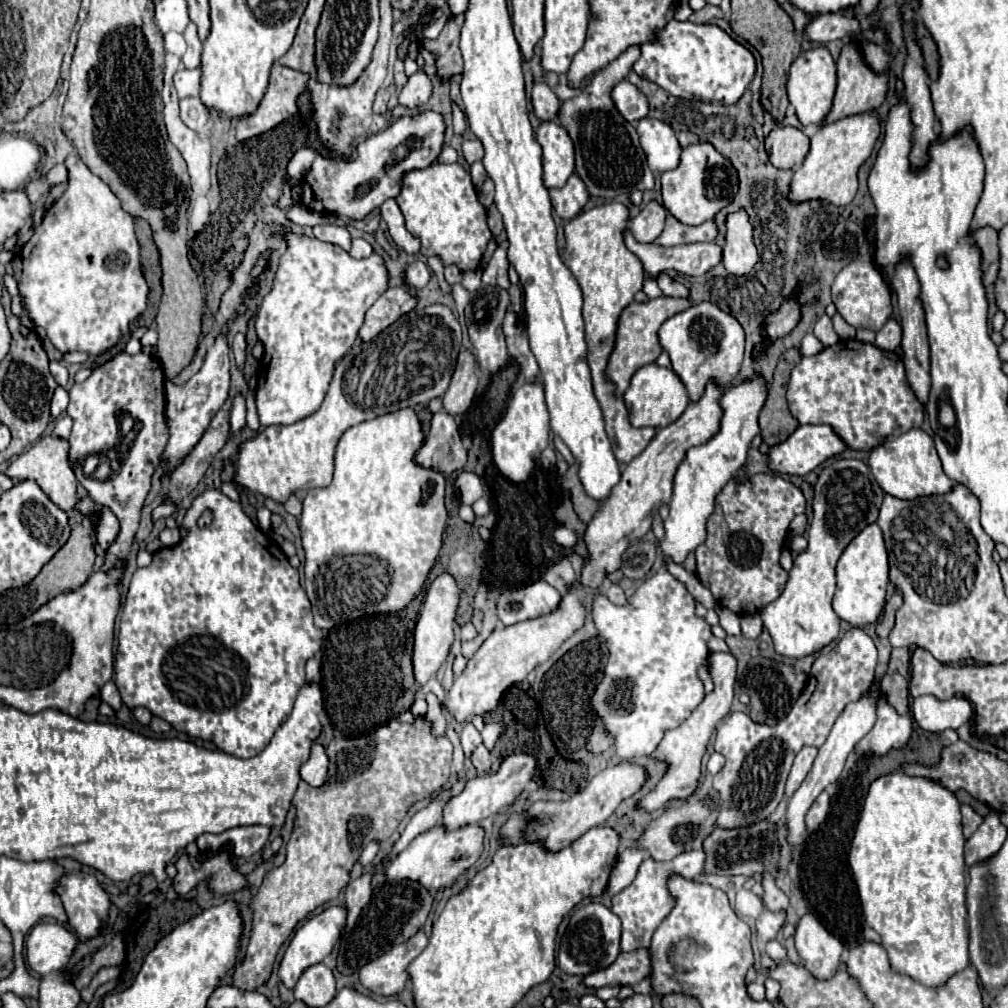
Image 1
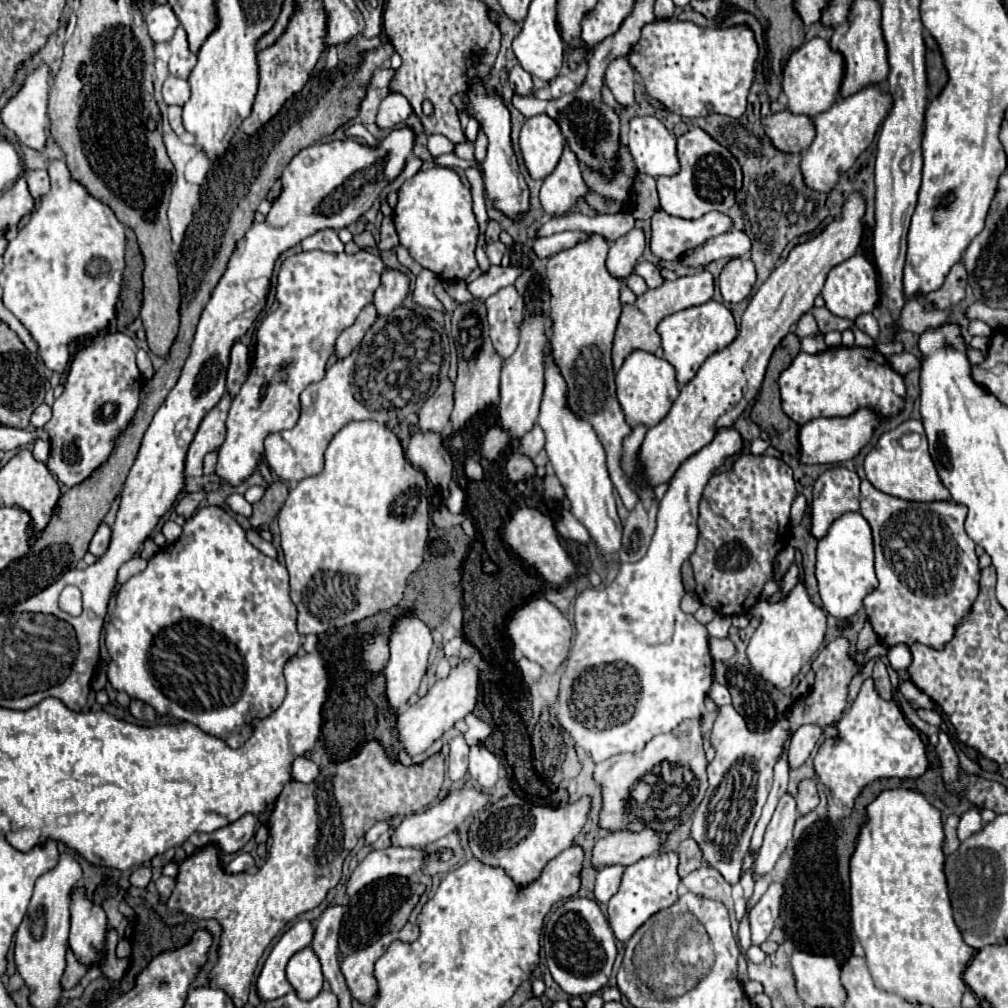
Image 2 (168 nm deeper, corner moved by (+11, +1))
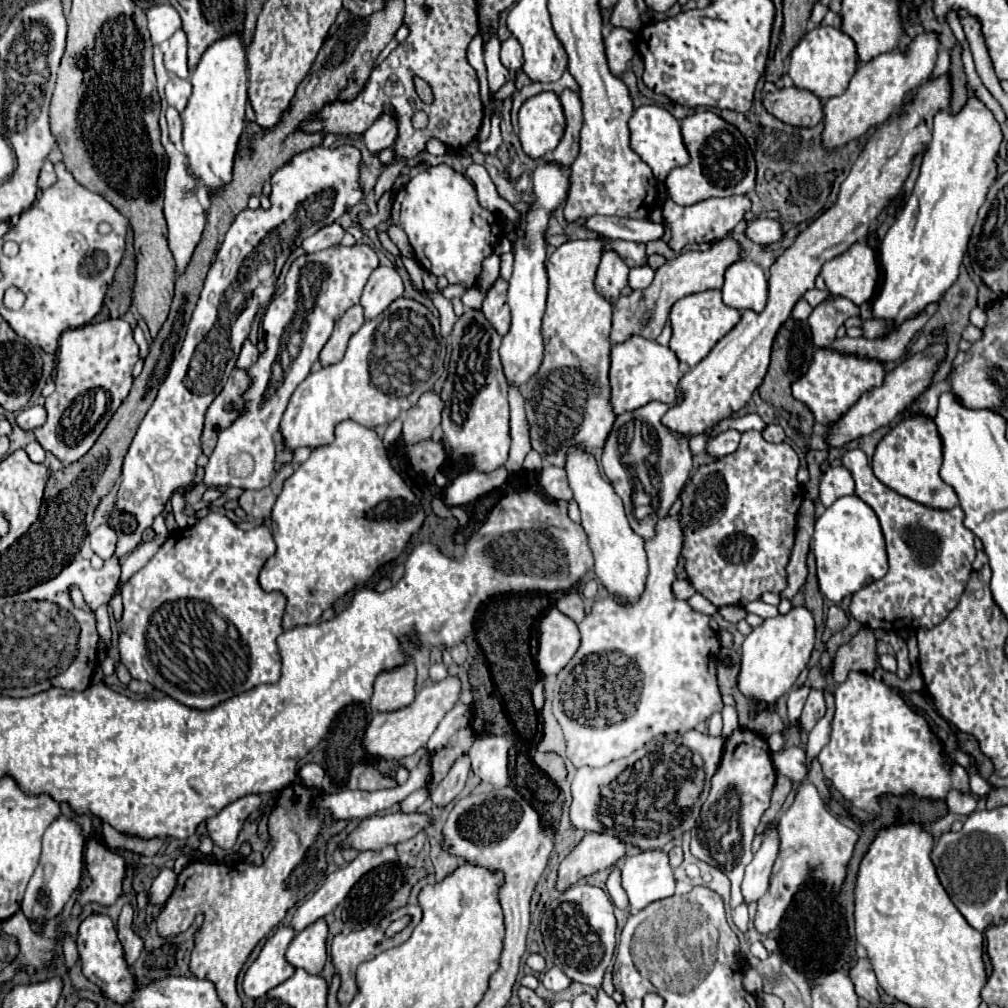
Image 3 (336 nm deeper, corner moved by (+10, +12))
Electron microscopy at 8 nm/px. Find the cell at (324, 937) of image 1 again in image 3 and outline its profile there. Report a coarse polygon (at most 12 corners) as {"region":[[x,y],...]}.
{"region":[[279,927],[247,969],[251,999],[287,981],[295,967],[285,951],[293,927]]}

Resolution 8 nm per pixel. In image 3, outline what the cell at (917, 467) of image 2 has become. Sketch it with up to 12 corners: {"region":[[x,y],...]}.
{"region":[[929,417],[893,425],[871,467],[899,495],[939,509],[959,503],[939,475]]}

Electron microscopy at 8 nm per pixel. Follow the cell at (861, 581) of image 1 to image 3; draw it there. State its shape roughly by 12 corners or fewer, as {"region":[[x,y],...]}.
{"region":[[857,495],[819,515],[811,547],[833,603],[887,573],[875,511]]}

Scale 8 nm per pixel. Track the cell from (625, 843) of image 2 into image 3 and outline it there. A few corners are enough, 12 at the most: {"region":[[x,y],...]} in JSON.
{"region":[[585,833],[559,865],[557,887],[609,869],[627,843],[607,833]]}

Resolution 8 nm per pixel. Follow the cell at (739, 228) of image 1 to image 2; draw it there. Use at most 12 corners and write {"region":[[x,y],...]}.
{"region":[[732,258],[720,274],[722,298],[750,296],[756,270],[750,258]]}

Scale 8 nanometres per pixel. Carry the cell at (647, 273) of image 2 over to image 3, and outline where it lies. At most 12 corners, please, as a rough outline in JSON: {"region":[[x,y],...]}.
{"region":[[605,239],[629,267],[647,265],[647,245]]}

